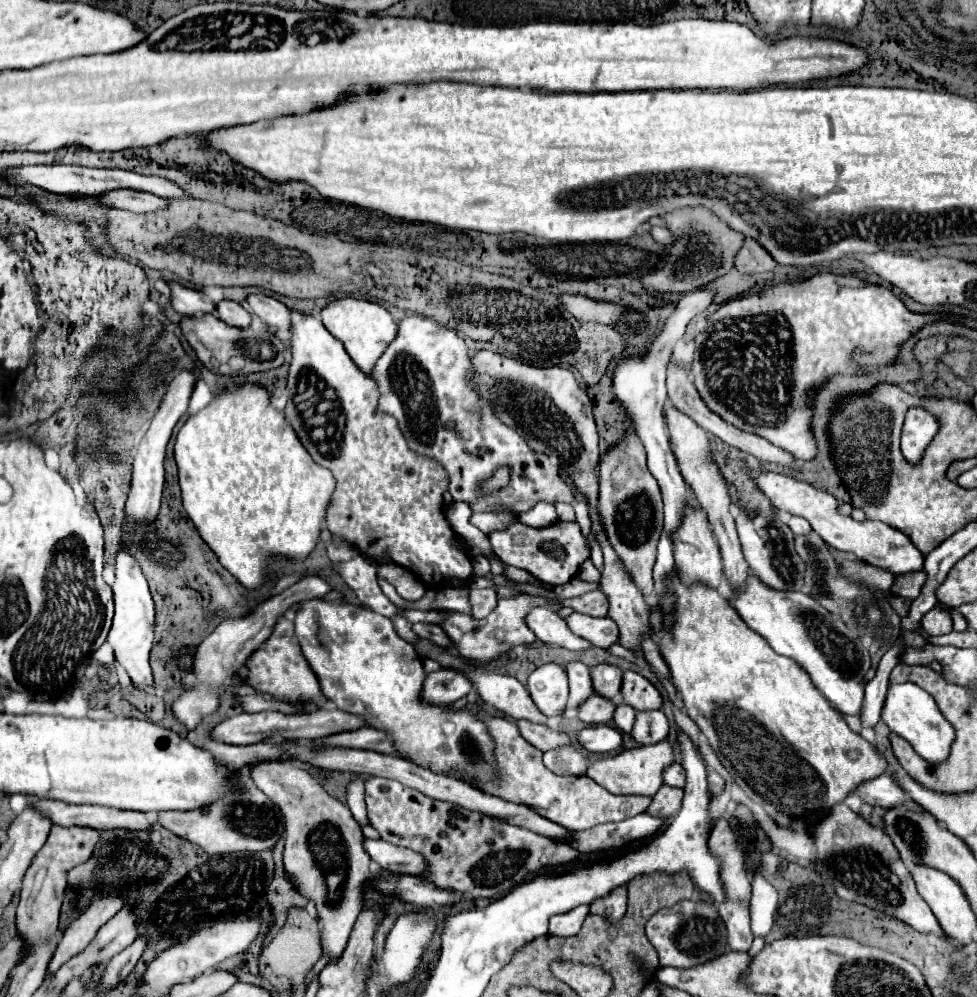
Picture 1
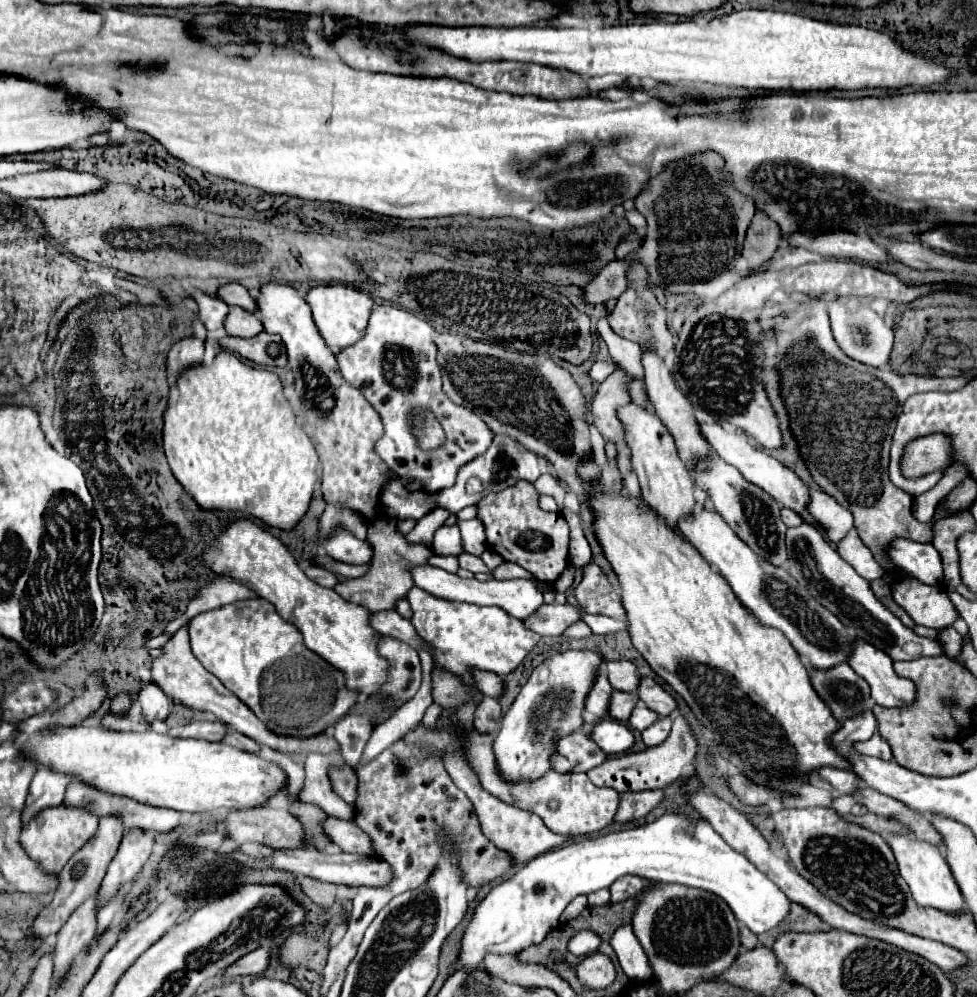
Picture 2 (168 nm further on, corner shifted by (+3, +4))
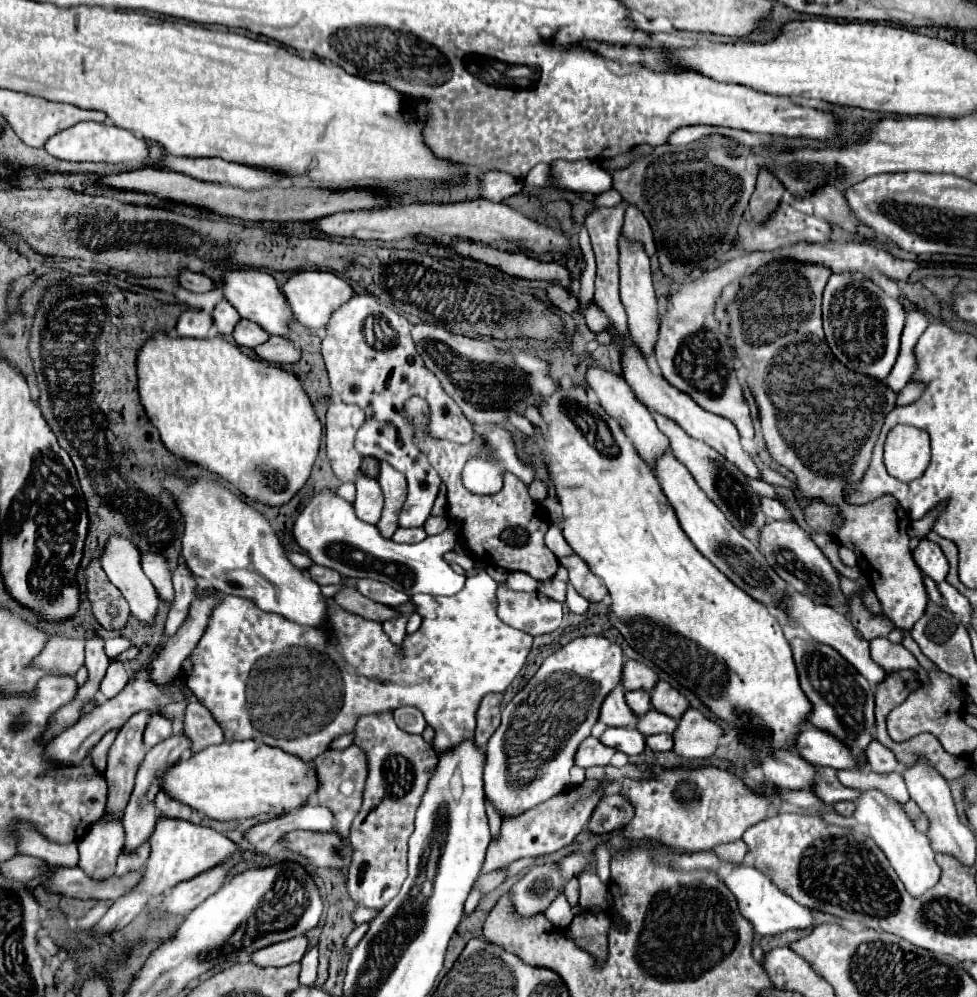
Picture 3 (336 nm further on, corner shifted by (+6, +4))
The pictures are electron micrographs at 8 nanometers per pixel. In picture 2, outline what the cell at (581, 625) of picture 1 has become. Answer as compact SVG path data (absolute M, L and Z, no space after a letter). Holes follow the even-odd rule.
M543 604L531 618L525 620L525 626L541 636L561 636L563 630L579 620L581 614L571 604Z

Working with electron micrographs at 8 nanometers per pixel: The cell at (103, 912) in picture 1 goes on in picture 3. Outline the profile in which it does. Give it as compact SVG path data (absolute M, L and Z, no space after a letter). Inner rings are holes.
M174 734L172 738L160 742L158 746L150 748L144 762L140 764L138 768L138 774L136 774L136 786L134 786L134 792L130 796L130 802L124 810L124 828L126 828L126 844L124 848L126 850L134 850L138 848L142 842L146 842L152 832L154 832L154 826L156 826L156 816L158 816L158 810L154 806L154 796L160 792L160 780L162 776L166 774L166 770L170 766L174 766L178 760L182 760L190 750L190 740L182 734Z

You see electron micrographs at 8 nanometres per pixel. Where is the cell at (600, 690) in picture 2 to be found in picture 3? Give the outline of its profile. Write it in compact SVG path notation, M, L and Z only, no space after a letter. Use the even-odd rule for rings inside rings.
M618 686L612 690L600 710L600 722L606 726L630 726L638 722L638 716L630 710L630 706L624 700L624 688Z

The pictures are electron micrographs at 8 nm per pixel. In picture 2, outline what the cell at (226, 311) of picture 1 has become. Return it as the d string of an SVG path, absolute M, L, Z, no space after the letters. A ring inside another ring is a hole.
M231 308L227 320L225 320L225 330L229 336L239 336L239 338L251 338L263 330L263 324L259 322L257 314L247 312L243 308Z

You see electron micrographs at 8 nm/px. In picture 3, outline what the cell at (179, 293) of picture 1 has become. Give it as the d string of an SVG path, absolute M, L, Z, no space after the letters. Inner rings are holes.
M226 300L216 304L212 318L214 318L214 324L216 324L218 332L224 334L224 336L230 336L234 332L234 328L236 328L238 320L240 320L238 312L234 312L234 306L230 302L226 302Z

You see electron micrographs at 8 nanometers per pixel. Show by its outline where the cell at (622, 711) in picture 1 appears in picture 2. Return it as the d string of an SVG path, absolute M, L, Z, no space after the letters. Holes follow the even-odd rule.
M637 702L637 708L633 708L633 716L627 720L627 724L635 730L645 730L655 720L657 720L657 714L653 710L649 710L643 702Z

